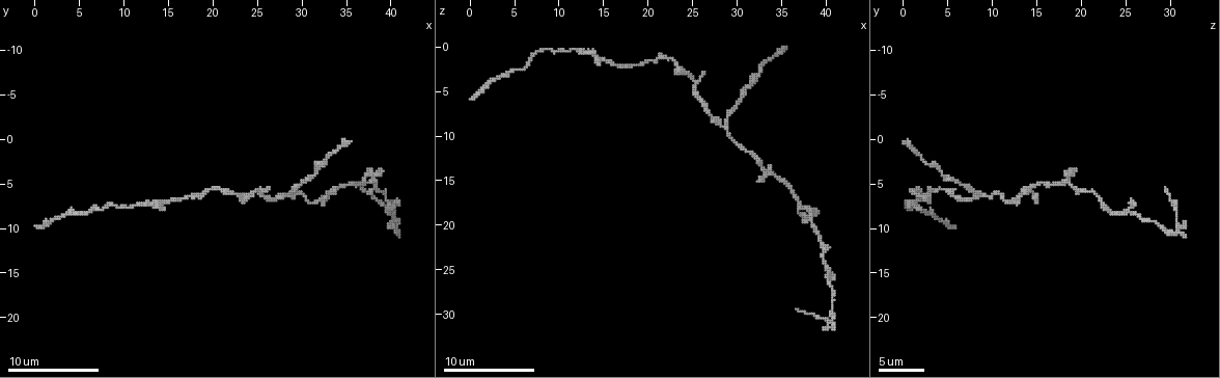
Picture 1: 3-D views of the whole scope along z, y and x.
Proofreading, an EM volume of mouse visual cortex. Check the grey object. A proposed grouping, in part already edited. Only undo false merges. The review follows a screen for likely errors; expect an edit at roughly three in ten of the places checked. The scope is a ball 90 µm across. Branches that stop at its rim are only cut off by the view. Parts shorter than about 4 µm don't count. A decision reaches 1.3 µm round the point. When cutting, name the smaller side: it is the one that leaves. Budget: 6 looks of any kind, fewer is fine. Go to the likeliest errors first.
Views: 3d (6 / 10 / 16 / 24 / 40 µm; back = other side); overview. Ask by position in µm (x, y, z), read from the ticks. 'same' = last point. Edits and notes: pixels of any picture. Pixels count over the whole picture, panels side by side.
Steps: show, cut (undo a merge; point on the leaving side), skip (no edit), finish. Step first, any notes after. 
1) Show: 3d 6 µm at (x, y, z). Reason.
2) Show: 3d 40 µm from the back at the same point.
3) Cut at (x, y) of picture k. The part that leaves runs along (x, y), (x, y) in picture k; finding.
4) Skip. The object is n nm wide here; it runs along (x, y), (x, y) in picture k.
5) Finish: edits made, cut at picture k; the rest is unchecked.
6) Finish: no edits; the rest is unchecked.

Show: 3d 10 µm at (28.2, 6.2, 8.8). Two arms in line, one across.

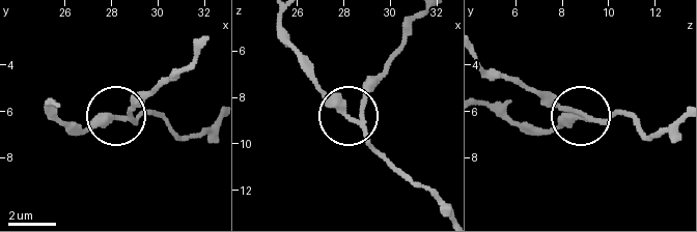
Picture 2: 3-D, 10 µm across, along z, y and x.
Show: 3d 6 µm at (28.1, 6.2, 8.9).

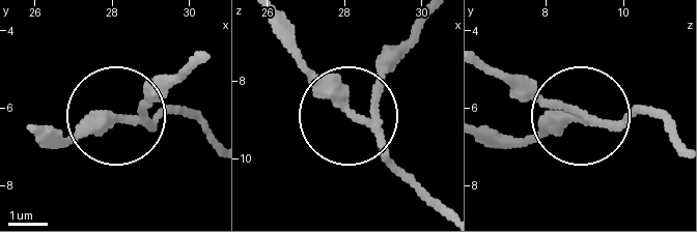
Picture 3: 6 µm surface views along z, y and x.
Skip. It runs along (351, 111), (426, 194) in picture 3; all the same neuron.

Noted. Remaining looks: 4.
Show: 3d 10 µm at (24.8, 5.4, 3.6). Thick turns thin.

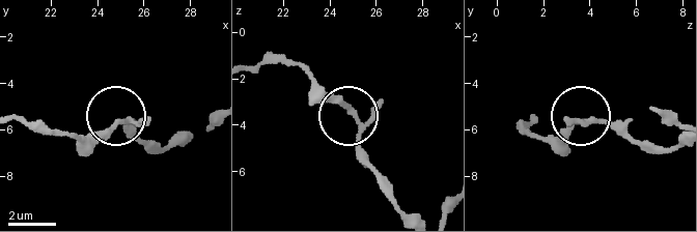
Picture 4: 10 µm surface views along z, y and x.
Skip. 3 arms meet here; it runs along (402, 210), (365, 151), (355, 121), (309, 76) in picture 4; one neuron here.

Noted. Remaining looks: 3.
Show: 3d 10 µm at (14.8, 7.0, 1.2). Three arms meet.

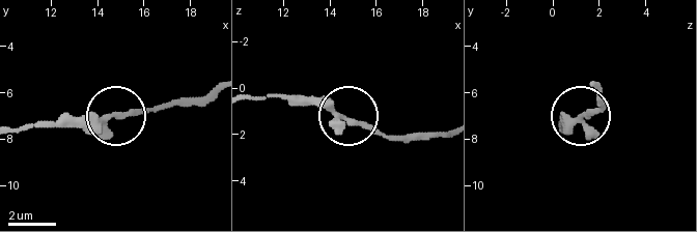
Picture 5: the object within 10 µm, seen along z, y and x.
Skip. The object is 180 nm wide here; it runs along (212, 93), (129, 114), (65, 119) in picture 5; all the same neuron.

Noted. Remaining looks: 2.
Finish: no edits; the rest is unchecked.

